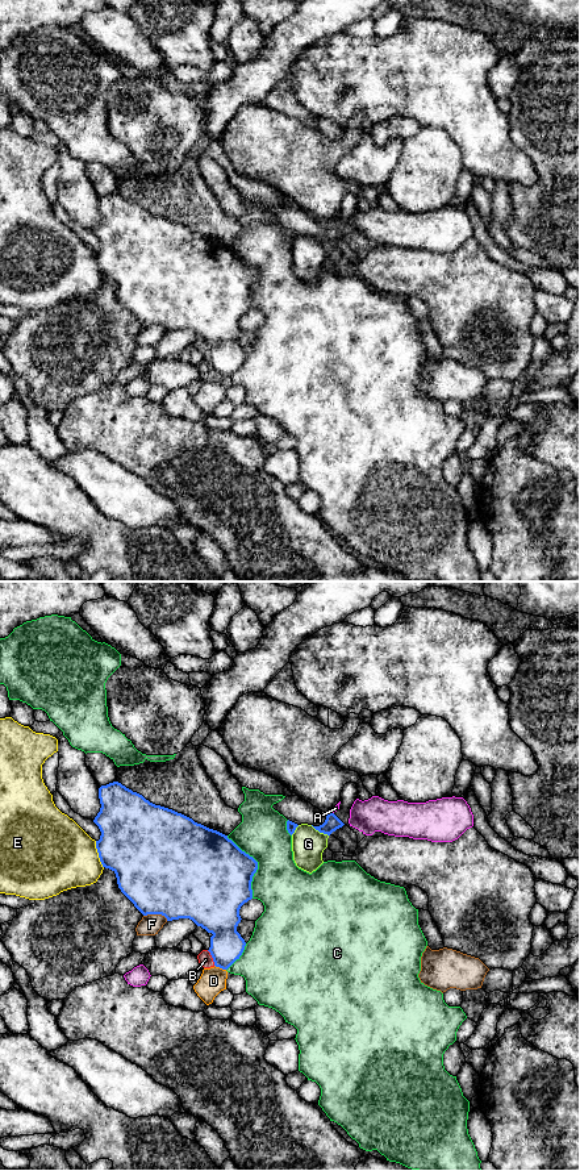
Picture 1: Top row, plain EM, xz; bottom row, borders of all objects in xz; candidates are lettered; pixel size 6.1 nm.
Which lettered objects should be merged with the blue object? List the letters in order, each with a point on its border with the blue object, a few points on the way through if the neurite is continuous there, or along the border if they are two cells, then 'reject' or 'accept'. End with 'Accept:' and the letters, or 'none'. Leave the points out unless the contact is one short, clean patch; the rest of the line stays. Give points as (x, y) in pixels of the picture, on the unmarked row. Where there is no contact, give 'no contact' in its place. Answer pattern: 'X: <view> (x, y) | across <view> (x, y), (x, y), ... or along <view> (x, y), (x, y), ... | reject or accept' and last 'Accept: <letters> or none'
A: xz (332, 224) | along xz (329, 223), (333, 224) | reject
B: xz (212, 367) | reject
C: xz (257, 275) | reject
D: xz (220, 378) | along xz (215, 375), (225, 380) | reject
E: xz (99, 265) | reject
F: xz (155, 324) | reject
G: xz (320, 242) | reject
Accept: none

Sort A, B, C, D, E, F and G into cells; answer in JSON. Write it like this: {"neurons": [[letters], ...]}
{"neurons": [["A"], ["B"], ["C"], ["D"], ["E"], ["F"], ["G"]]}

